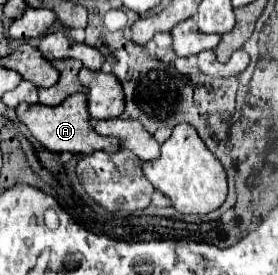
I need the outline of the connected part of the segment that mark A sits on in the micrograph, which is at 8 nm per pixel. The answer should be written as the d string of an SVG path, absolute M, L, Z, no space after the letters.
M74 94L68 96L62 104L58 106L42 106L42 104L20 104L16 108L16 116L20 122L24 122L28 126L28 130L32 132L32 136L50 152L62 154L62 152L70 152L70 154L90 154L96 150L106 150L108 153L116 152L120 148L118 139L104 140L102 136L94 134L88 112L86 112L86 94Z

